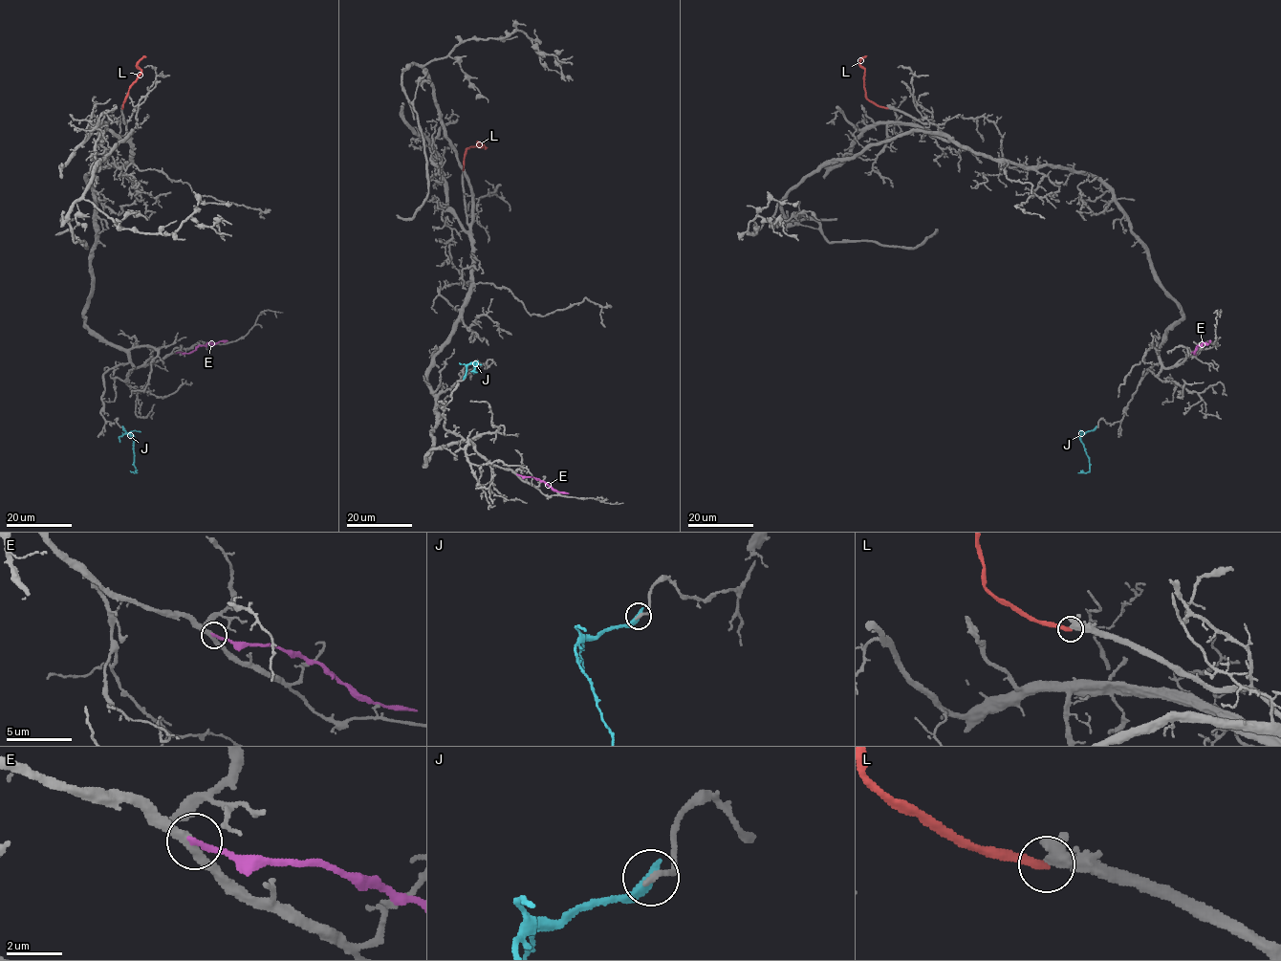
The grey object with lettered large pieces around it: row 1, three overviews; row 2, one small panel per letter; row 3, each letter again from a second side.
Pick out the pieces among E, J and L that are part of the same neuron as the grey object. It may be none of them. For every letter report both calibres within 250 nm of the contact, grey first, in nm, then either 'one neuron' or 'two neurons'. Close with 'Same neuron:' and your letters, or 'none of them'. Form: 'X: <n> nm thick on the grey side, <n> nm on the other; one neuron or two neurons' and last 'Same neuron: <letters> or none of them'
E: 340 nm thick on the grey side, 200 nm on the other; two neurons
J: 200 nm thick on the grey side, 460 nm on the other; two neurons
L: 400 nm thick on the grey side, 280 nm on the other; two neurons
Same neuron: none of them

